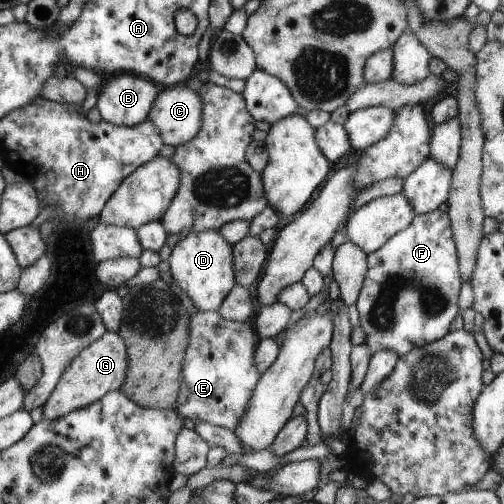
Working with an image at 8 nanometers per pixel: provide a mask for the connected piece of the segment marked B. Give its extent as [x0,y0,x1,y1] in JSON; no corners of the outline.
[96,74,159,127]

